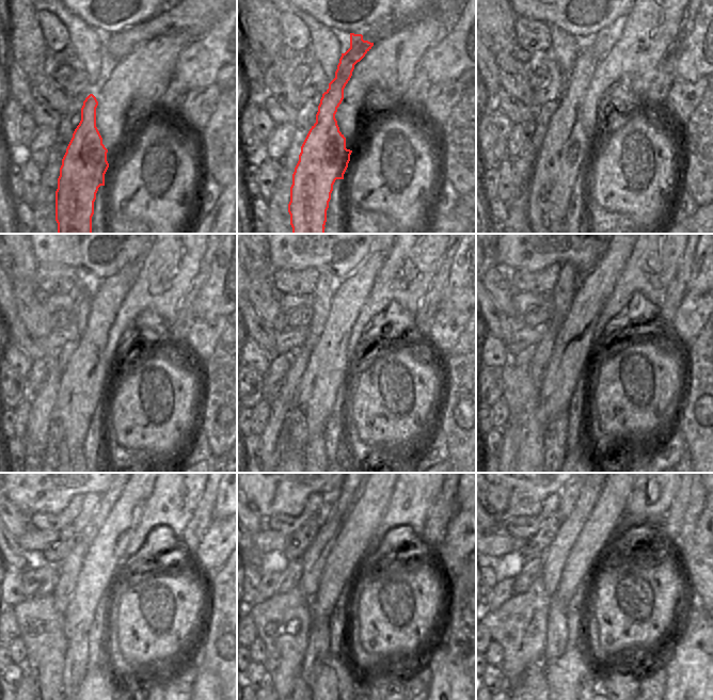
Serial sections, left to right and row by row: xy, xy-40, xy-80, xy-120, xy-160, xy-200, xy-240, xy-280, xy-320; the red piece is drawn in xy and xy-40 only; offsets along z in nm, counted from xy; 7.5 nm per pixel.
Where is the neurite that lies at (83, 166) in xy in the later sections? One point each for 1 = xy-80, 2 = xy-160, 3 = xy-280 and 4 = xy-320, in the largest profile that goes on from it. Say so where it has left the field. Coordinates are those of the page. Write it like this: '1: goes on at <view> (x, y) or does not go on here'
1: goes on at xy-80 (560, 159)
2: goes on at xy-160 (327, 370)
3: goes on at xy-280 (341, 566)
4: goes on at xy-320 (593, 542)

